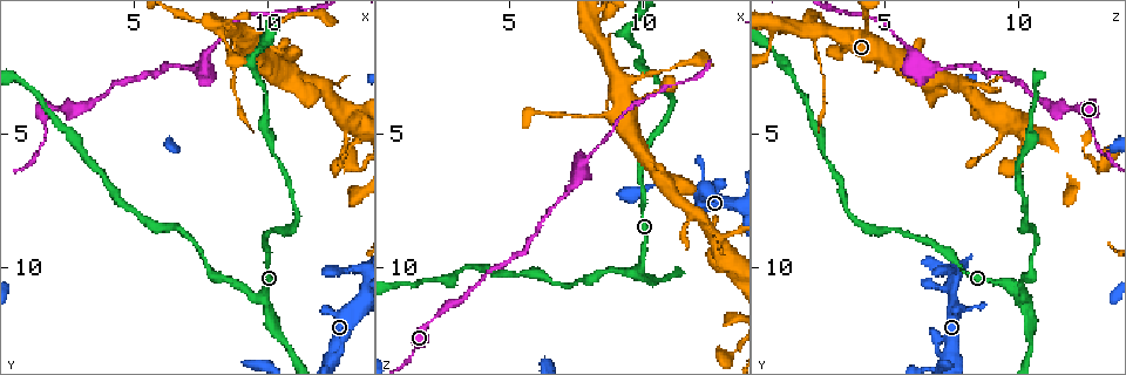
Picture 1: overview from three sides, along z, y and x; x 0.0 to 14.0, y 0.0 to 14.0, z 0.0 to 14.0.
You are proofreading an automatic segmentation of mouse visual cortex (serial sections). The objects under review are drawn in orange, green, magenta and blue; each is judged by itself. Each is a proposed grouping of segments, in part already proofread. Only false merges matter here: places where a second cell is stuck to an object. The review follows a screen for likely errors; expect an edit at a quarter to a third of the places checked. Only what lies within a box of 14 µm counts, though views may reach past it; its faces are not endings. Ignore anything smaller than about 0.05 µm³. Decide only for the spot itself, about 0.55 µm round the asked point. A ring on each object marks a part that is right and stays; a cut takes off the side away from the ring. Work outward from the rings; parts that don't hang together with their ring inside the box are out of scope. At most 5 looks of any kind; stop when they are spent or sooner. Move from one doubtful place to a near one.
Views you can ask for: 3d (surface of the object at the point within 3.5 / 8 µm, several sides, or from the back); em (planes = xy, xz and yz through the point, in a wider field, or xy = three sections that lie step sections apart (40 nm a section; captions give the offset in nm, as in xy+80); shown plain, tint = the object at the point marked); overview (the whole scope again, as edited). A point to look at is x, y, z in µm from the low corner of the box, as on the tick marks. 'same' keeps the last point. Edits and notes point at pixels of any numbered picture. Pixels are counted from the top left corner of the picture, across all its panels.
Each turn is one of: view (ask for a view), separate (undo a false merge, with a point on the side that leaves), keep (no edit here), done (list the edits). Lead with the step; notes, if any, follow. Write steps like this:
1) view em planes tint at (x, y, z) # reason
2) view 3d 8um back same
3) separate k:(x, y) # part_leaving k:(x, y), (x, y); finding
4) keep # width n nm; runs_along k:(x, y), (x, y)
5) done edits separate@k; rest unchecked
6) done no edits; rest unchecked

view 3d 3.5um at (7.9, 1.7, 5.9) # calibre changes

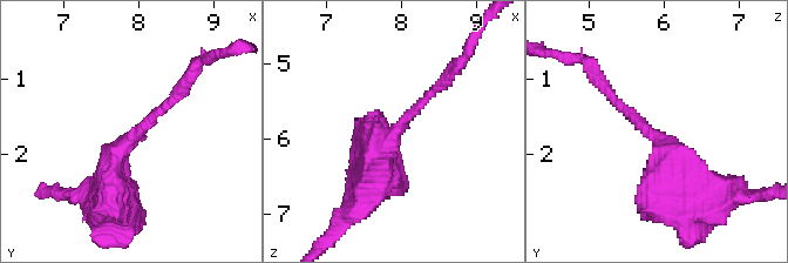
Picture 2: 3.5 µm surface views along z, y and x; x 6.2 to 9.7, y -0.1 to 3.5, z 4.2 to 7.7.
view em xy step 3 tint at (7.85, 1.80, 5.90)

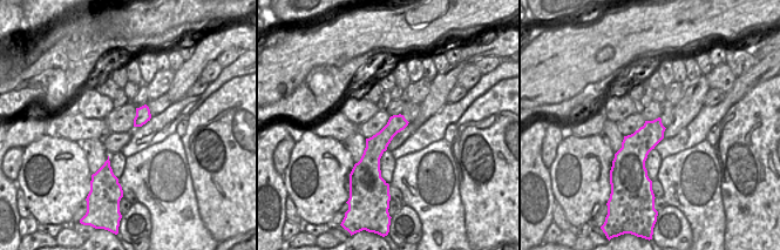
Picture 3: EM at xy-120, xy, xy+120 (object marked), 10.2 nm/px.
keep # arm_widths 150, 500 nm; runs_along 2:(711, 189), (698, 189), (611, 95); one cell here

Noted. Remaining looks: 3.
view 3d 3.5um back at (8.8, 1.4, 2.4) # three-way junction

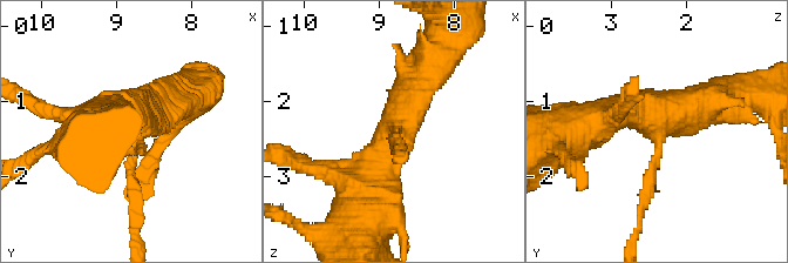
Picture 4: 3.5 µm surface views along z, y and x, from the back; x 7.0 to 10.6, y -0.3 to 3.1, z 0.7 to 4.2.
view em xy step 3 tint at (8.75, 1.40, 2.35) # arms 3; arm_widths 150, 450, 500 nm; shape alone is not enough

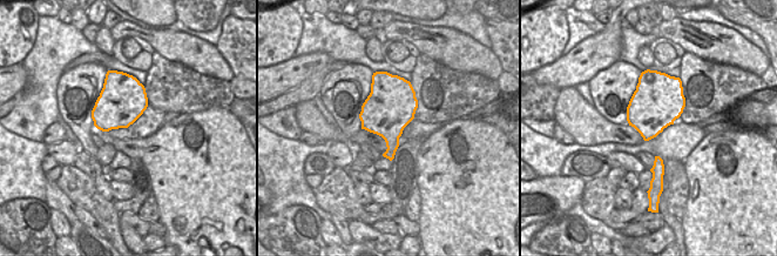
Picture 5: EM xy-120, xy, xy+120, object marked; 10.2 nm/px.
view em planes tint same

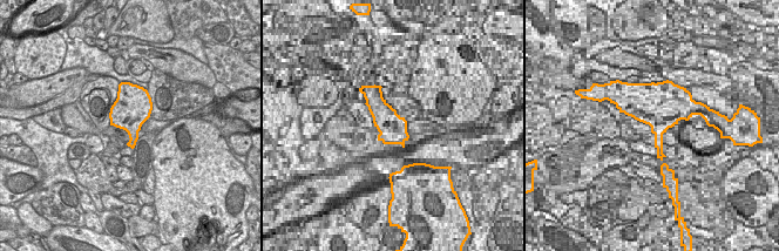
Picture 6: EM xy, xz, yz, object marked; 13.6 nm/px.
separate 4:(650, 191) # a second cell is stuck on

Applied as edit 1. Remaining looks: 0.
done edits separate@4; rest unchecked

